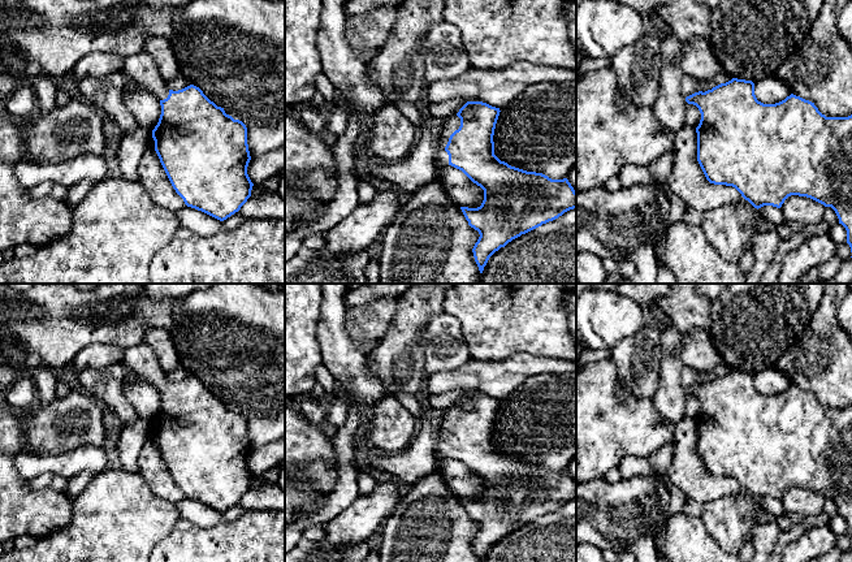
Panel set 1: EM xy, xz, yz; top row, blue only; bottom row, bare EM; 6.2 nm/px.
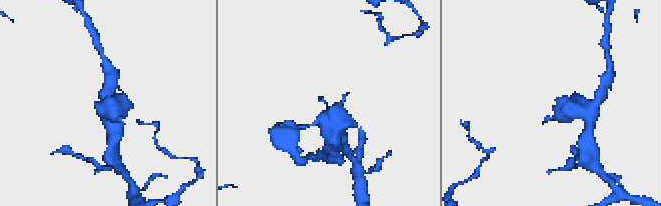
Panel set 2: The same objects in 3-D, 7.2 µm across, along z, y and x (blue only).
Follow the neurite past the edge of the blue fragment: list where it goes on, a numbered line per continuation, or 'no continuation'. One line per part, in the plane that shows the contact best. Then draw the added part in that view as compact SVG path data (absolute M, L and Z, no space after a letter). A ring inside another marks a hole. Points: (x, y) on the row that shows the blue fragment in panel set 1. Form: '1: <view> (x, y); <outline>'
1: xz (453, 122); M454 114L446 118L441 134L440 134L440 142L438 148L434 156L434 163L438 165L449 165L449 155L445 151L445 147L449 142L450 135L458 130L460 126L460 118Z

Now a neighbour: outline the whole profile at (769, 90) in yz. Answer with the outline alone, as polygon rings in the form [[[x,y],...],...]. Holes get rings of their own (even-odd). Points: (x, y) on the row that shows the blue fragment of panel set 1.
[[[769,75],[754,82],[754,95],[764,104],[775,104],[790,96],[791,88],[782,79]]]

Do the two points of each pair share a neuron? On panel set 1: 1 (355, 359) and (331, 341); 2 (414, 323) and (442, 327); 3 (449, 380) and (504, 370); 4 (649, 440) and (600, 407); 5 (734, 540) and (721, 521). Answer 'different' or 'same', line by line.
1: same
2: different
3: same
4: same
5: same

